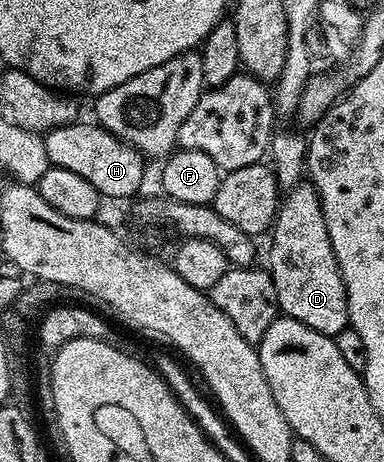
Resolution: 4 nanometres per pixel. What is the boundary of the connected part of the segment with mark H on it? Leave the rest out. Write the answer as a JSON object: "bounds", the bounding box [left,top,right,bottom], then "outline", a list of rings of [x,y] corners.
{"bounds":[44,122,146,200],"outline":[[[74,122],[61,125],[44,133],[45,149],[50,165],[72,170],[75,174],[87,178],[102,198],[109,196],[113,200],[125,200],[128,196],[136,197],[141,183],[145,180],[146,157],[142,156],[132,144],[125,143],[115,134],[101,127],[96,122],[81,124]]]}

